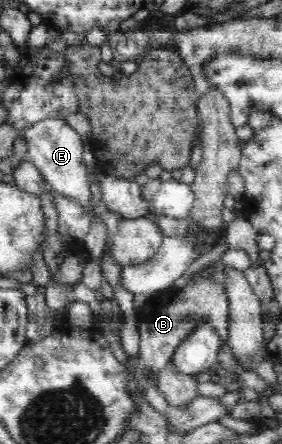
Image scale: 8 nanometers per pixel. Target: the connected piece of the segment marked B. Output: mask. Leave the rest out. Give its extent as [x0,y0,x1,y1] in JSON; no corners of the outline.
[128,248,253,418]

